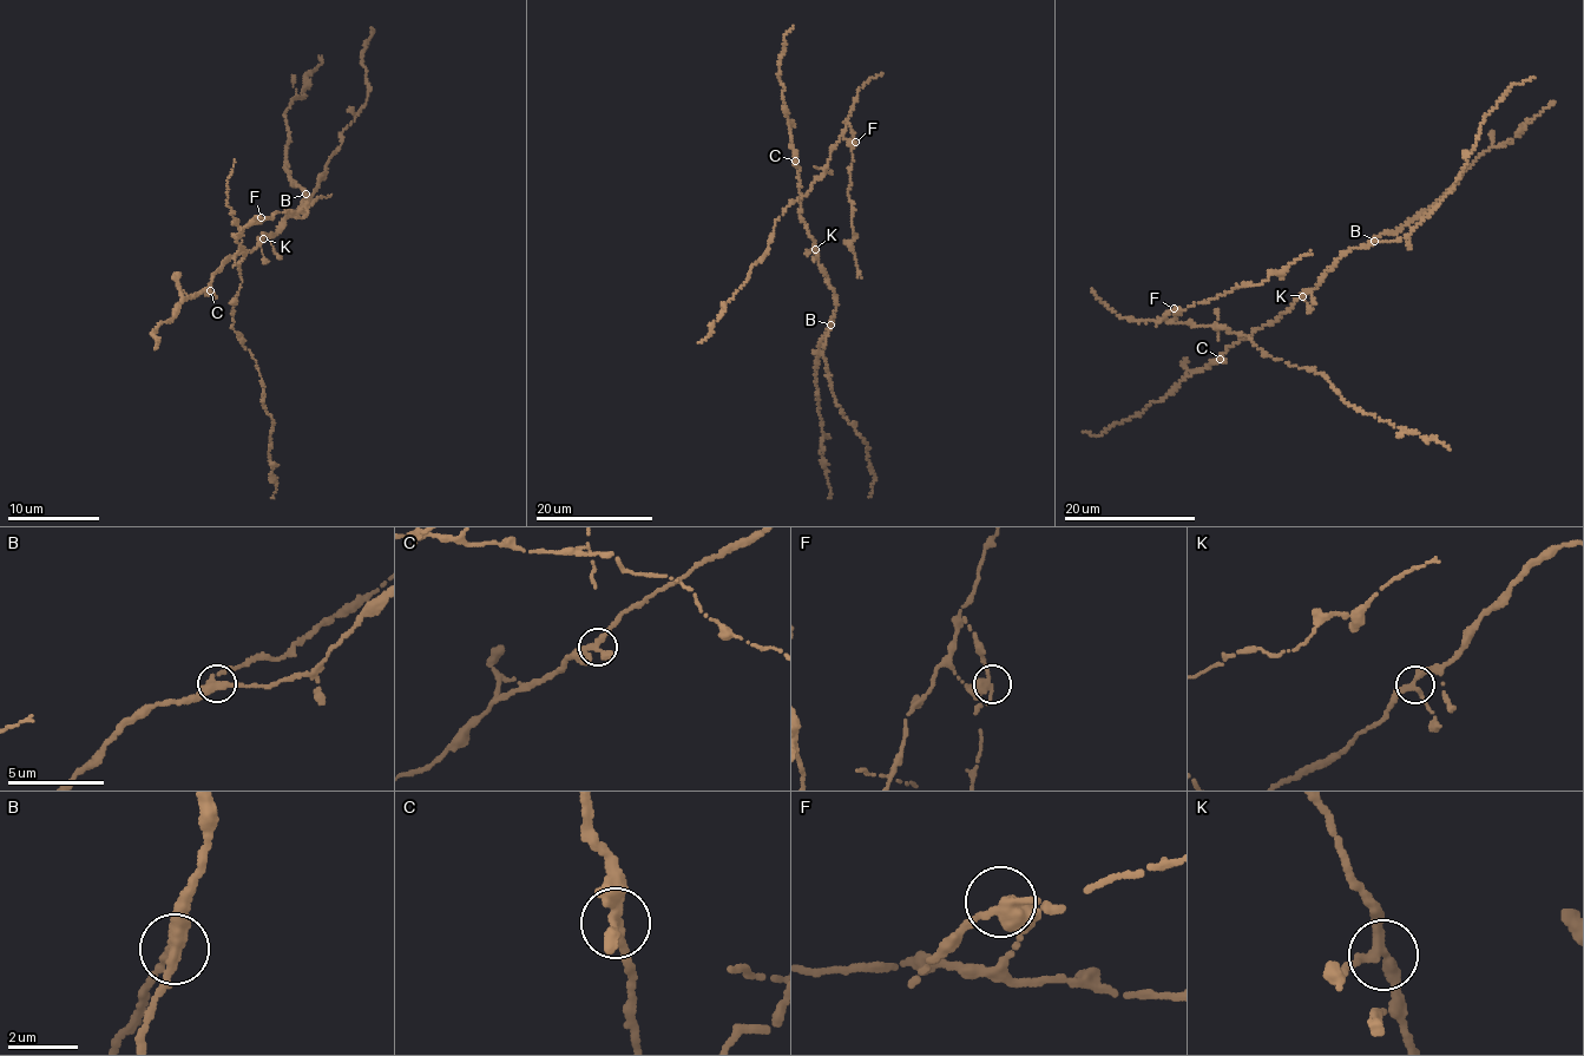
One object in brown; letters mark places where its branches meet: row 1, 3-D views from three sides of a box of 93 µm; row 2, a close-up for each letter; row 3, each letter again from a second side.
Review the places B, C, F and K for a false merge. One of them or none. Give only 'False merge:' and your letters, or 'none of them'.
False merge: none of them

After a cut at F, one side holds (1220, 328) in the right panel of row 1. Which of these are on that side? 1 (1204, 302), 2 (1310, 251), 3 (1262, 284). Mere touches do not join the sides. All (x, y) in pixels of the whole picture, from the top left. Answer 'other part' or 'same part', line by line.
1: other part
2: other part
3: other part

